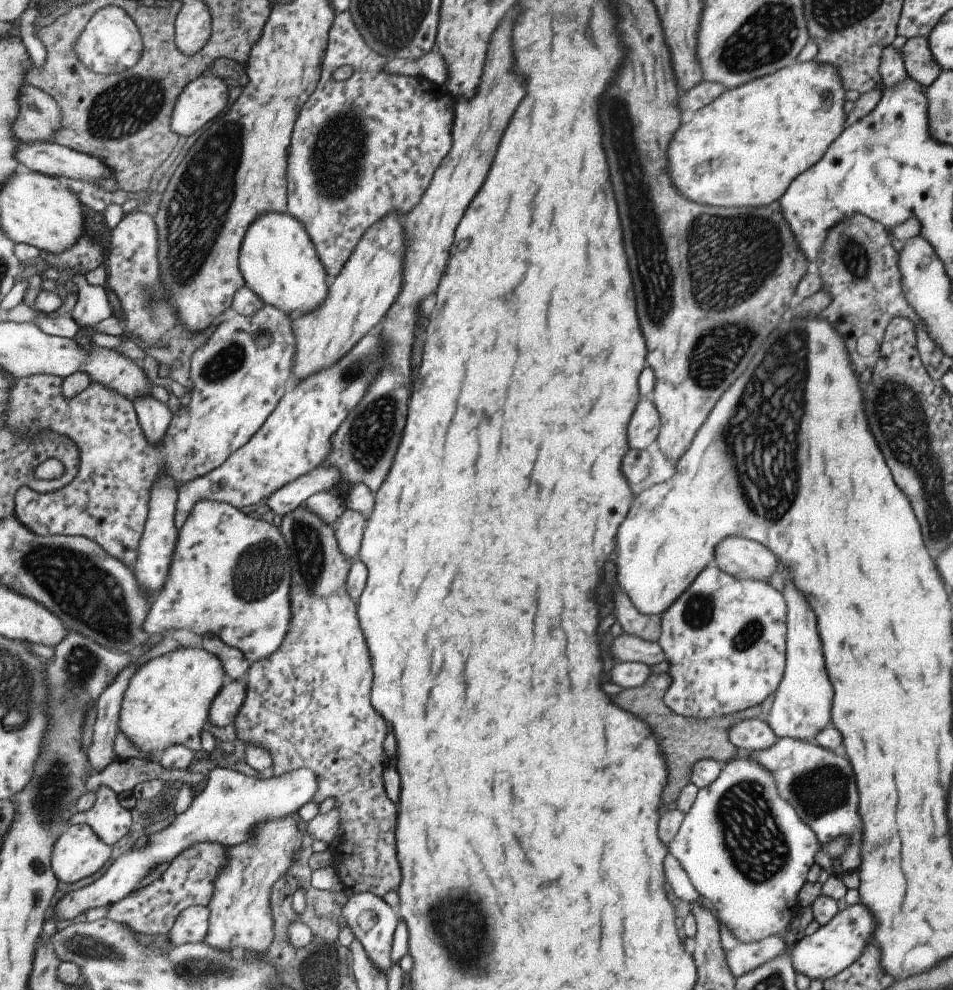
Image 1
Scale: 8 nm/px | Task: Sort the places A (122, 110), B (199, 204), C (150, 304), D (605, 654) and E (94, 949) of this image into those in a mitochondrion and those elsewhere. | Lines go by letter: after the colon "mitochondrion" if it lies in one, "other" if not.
A: mitochondrion
B: mitochondrion
C: mitochondrion
D: other
E: mitochondrion

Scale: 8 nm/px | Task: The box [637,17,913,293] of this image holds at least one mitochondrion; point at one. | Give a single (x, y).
(854, 258)

